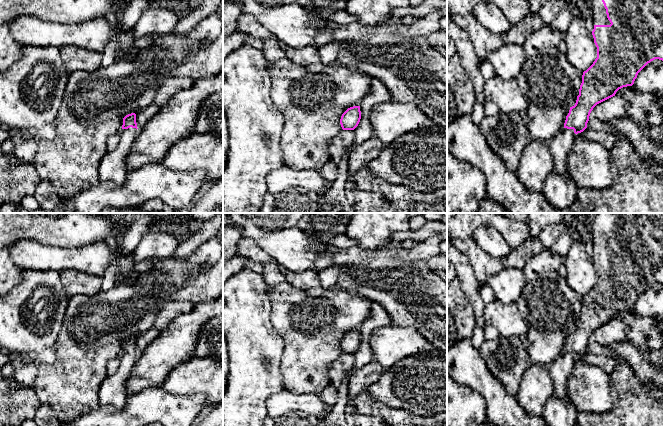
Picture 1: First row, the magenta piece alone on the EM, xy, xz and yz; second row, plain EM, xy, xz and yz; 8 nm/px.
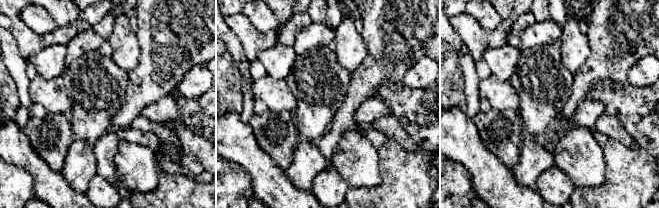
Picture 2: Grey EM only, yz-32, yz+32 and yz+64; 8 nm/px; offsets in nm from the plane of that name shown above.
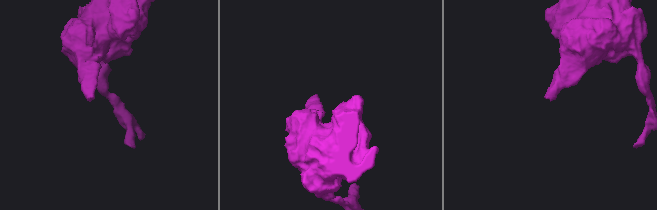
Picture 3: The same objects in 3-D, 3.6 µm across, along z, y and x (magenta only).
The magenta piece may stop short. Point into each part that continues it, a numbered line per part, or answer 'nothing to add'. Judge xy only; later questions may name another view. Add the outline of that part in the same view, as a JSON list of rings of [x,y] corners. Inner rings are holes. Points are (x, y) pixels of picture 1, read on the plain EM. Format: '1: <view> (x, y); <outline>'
1: xy (113, 391); [[[136,352],[122,353],[120,365],[113,375],[107,375],[99,388],[100,406],[113,406],[122,409],[128,398],[127,381],[137,359]]]

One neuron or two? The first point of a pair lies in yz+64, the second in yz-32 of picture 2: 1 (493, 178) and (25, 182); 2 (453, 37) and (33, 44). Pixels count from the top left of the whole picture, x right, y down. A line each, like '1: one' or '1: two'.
1: two
2: two

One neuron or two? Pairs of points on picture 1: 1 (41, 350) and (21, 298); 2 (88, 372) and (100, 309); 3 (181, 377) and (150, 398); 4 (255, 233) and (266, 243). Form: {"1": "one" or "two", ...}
{"1": "one", "2": "one", "3": "two", "4": "one"}

